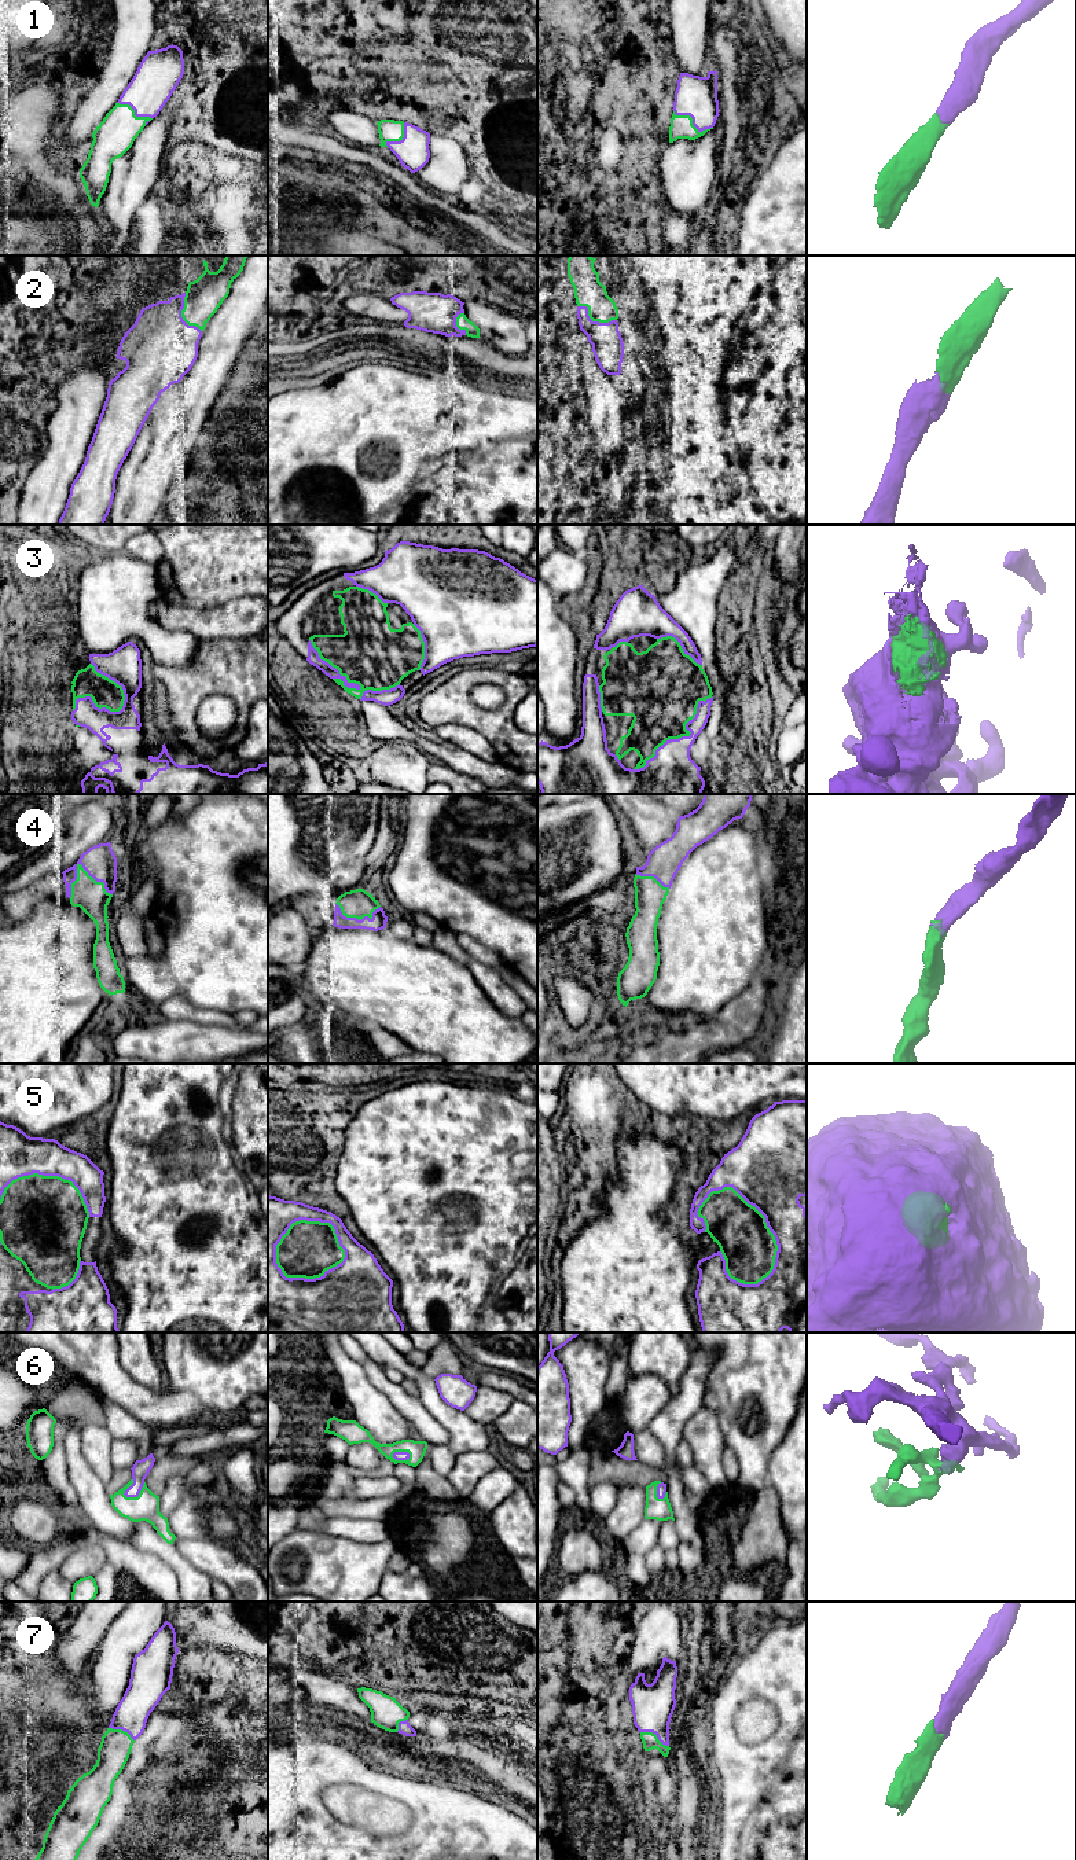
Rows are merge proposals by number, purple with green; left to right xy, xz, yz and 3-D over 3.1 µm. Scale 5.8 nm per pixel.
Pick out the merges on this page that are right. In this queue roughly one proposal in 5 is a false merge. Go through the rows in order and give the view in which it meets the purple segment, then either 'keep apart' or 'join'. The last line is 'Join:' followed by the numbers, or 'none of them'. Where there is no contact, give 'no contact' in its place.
1: contact in yz; join
2: contact in yz; join
3: contact in xy; join
4: contact in xy; join
5: contact in yz; join
6: contact in xy; join
7: contact in yz; join
Join: 1, 2, 3, 4, 5, 6, 7

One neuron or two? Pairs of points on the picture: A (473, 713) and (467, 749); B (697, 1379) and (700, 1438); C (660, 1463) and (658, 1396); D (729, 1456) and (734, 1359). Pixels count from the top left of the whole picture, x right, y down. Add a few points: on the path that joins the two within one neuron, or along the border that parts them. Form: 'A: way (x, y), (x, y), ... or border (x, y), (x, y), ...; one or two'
A: border (439, 726), (467, 726), (491, 743); two
B: border (702, 1405), (685, 1425), (682, 1438); two
C: way (646, 1447), (642, 1438), (642, 1412); one
D: border (729, 1444), (737, 1460), (740, 1476); two

